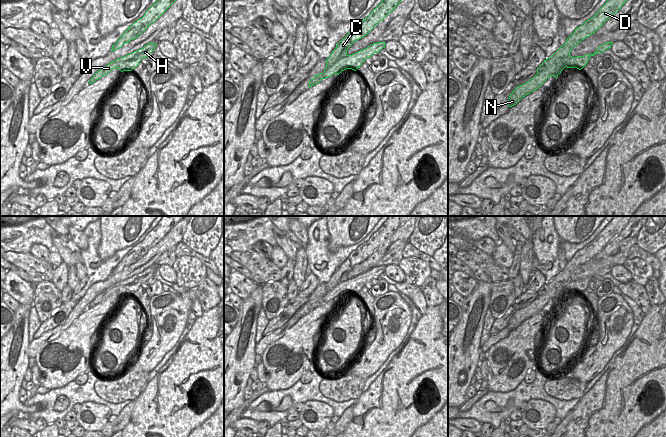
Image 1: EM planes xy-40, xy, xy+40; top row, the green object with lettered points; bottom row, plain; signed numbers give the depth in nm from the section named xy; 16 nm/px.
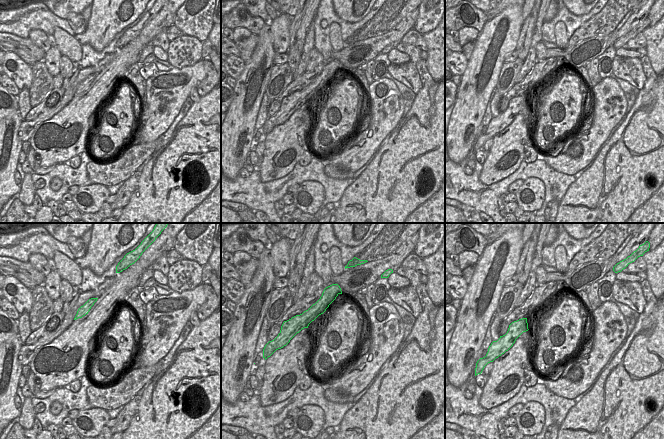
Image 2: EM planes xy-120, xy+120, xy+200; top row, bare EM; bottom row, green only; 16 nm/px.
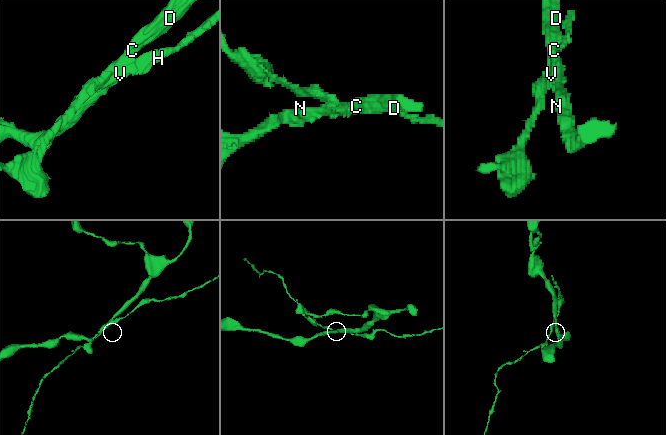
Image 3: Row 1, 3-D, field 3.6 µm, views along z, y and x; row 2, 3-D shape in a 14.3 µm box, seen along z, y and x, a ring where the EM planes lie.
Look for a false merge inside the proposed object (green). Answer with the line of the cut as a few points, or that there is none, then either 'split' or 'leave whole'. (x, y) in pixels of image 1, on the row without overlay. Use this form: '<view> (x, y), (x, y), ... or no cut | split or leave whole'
xy+40 (571, 280), (564, 283), (550, 299) | split

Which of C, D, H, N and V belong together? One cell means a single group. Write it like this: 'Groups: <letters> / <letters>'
Groups: C D N / H V

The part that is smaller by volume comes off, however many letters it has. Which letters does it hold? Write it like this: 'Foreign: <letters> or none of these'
Foreign: H, V

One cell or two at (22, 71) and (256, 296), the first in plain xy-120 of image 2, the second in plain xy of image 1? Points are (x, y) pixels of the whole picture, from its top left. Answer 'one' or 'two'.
two

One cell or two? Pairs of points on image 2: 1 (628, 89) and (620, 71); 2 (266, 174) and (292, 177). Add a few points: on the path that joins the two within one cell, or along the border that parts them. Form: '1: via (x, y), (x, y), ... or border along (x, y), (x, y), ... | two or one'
1: border along (612, 73), (639, 89) | two
2: border along (297, 162), (287, 174), (261, 182) | two

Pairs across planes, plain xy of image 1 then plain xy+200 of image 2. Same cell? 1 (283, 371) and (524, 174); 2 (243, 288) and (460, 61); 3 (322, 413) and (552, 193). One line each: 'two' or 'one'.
1: two
2: one
3: two

